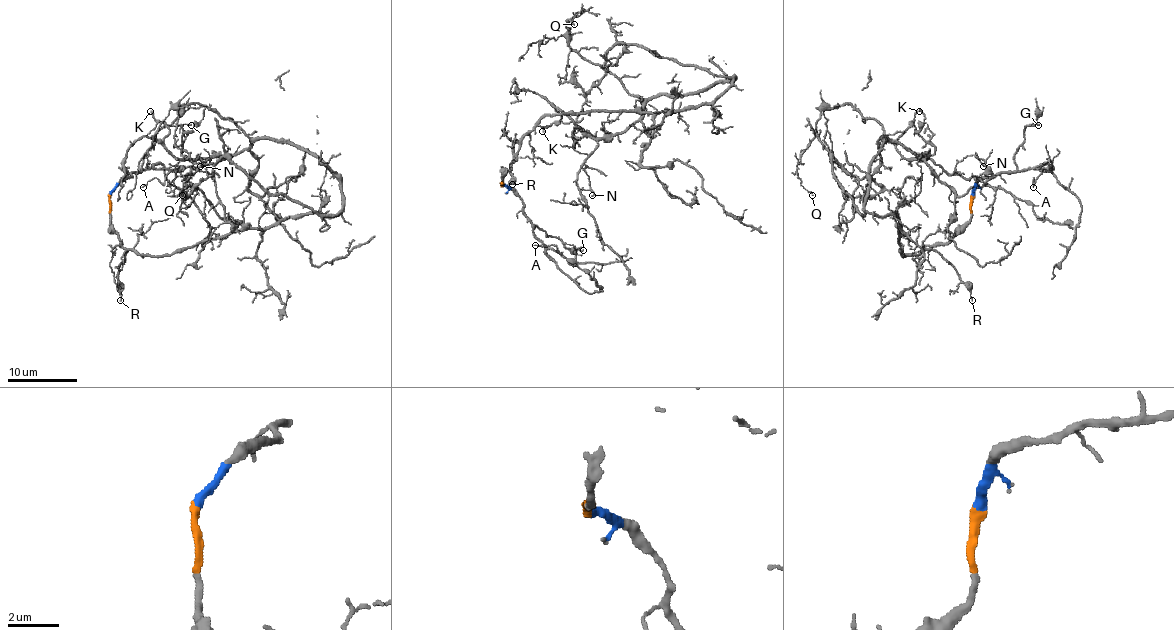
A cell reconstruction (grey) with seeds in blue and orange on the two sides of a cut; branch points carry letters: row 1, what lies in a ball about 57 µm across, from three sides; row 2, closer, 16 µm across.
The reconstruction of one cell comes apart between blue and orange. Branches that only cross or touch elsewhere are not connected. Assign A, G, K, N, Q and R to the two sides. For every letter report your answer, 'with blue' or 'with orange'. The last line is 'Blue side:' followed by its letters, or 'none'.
A: with blue
G: with blue
K: with orange
N: with orange
Q: with orange
R: with orange
Blue side: A, G

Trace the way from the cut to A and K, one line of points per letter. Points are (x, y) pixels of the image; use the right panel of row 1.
A: (973, 196), (973, 187), (984, 179), (1036, 168), (1041, 172), (1034, 182), (1034, 179), (1032, 187)
K: (973, 196), (945, 243), (905, 255), (900, 220), (865, 208), (884, 138), (926, 158), (896, 149), (919, 110)

